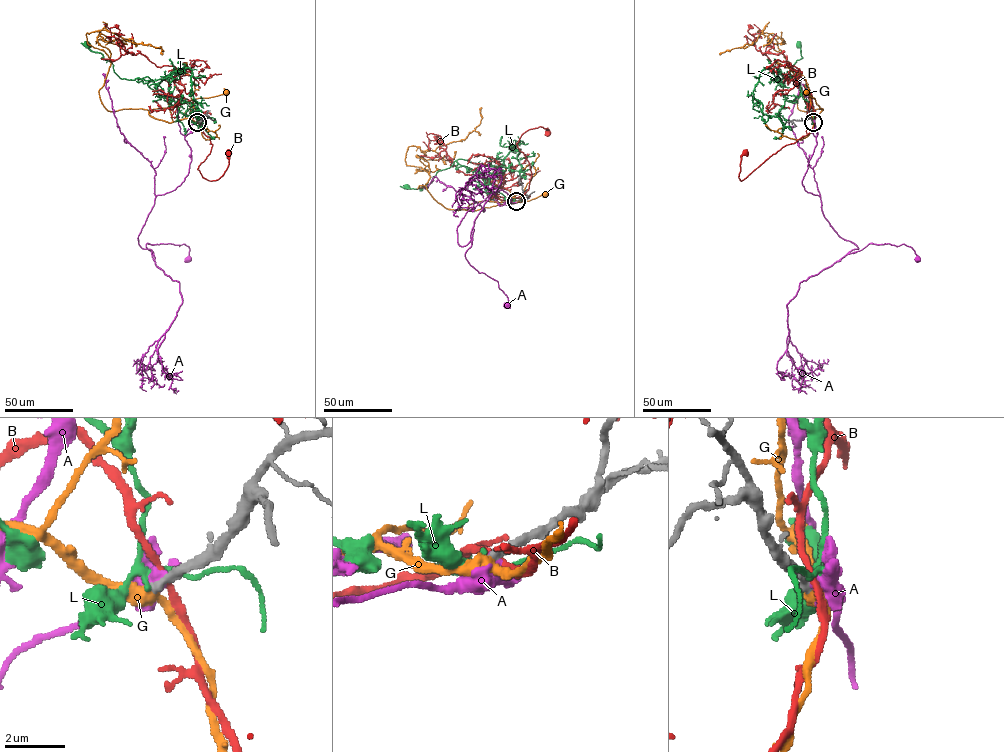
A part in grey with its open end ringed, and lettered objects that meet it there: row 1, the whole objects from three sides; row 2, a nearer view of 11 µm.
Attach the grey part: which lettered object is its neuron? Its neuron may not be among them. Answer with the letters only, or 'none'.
G

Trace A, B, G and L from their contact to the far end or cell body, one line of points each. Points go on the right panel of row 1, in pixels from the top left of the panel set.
A: (813, 122), (817, 144), (802, 184), (858, 247), (840, 259), (871, 243), (904, 244), (917, 258)
B: (813, 121), (808, 133), (783, 146), (741, 181), (741, 157), (746, 153)
G: (813, 122), (823, 109), (806, 91)
L: (813, 122), (810, 103), (801, 95), (784, 95), (782, 82), (773, 78), (782, 78), (801, 58), (798, 44)

